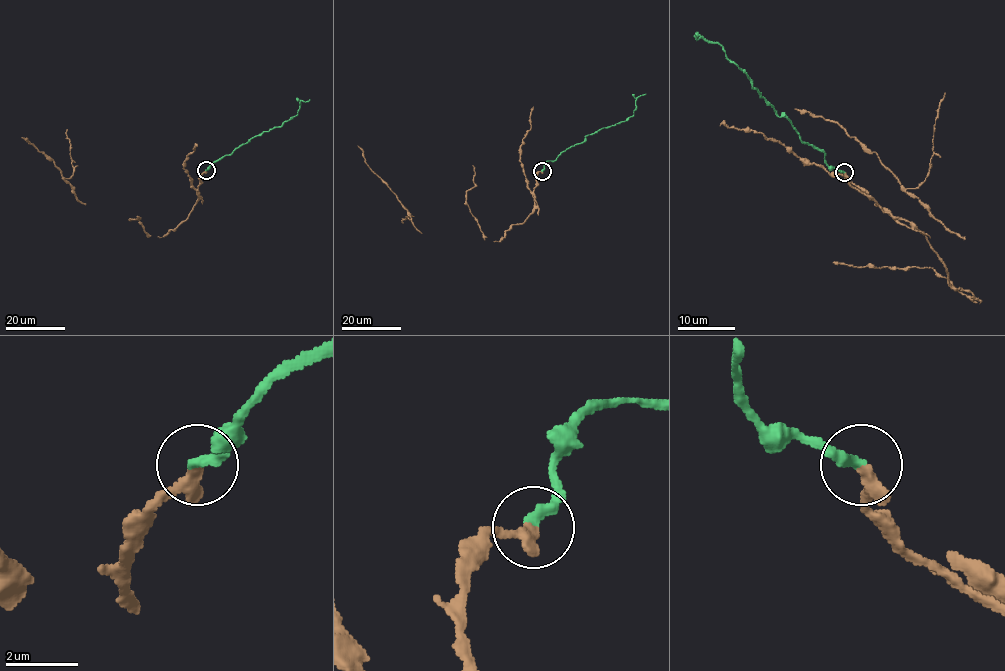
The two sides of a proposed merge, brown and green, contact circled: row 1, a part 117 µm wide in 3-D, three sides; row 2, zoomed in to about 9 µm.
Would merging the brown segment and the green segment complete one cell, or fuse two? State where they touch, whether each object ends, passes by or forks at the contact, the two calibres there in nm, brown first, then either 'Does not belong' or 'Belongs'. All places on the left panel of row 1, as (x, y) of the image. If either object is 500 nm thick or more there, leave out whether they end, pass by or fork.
Place: (206, 170). At the ring brown passes by. At the ring green ends. Thickness 260 nm (brown) against 320 nm. Does not belong

